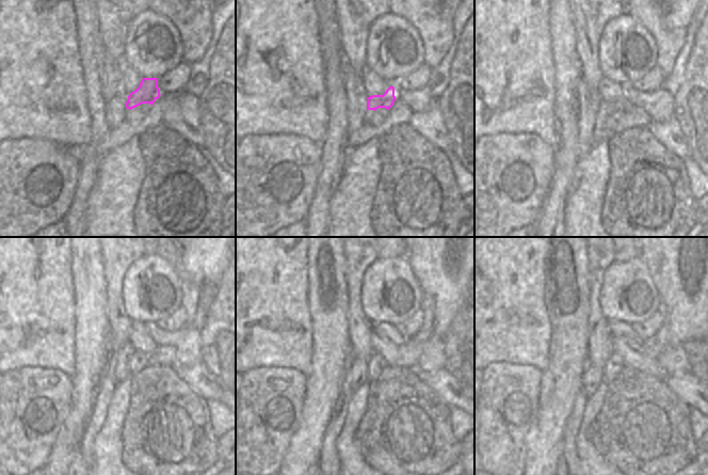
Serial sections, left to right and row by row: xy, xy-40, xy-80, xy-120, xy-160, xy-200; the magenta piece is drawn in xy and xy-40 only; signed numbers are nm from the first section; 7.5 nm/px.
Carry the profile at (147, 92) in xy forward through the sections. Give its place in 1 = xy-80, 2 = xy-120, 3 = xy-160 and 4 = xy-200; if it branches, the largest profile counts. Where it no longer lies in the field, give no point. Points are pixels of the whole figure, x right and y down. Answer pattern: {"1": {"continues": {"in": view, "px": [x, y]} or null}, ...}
{"1": {"continues": {"in": "xy-80", "px": [599, 131]}}, "2": {"continues": {"in": "xy-120", "px": [123, 352]}}, "3": {"continues": {"in": "xy-160", "px": [358, 368]}}, "4": {"continues": {"in": "xy-200", "px": [592, 377]}}}

